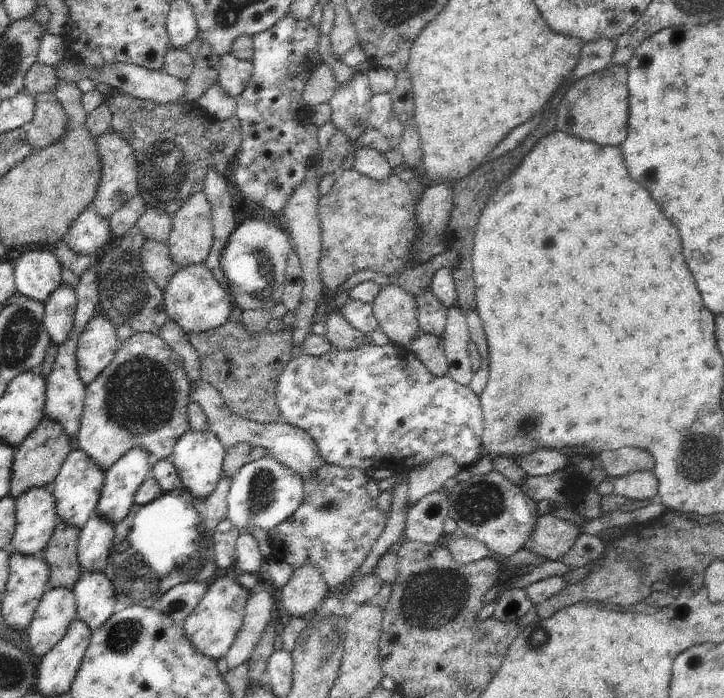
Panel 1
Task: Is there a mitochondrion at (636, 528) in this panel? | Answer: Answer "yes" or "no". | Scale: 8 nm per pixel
no

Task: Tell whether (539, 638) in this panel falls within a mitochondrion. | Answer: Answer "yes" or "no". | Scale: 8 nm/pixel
yes

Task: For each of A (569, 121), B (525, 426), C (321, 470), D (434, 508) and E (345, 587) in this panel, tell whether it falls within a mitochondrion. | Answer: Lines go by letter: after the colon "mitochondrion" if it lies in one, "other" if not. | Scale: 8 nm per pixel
A: other
B: mitochondrion
C: other
D: mitochondrion
E: other

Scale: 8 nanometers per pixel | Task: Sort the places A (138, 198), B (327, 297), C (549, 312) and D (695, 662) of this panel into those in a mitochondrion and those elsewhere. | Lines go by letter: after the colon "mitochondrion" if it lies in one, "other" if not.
A: other
B: other
C: other
D: mitochondrion

